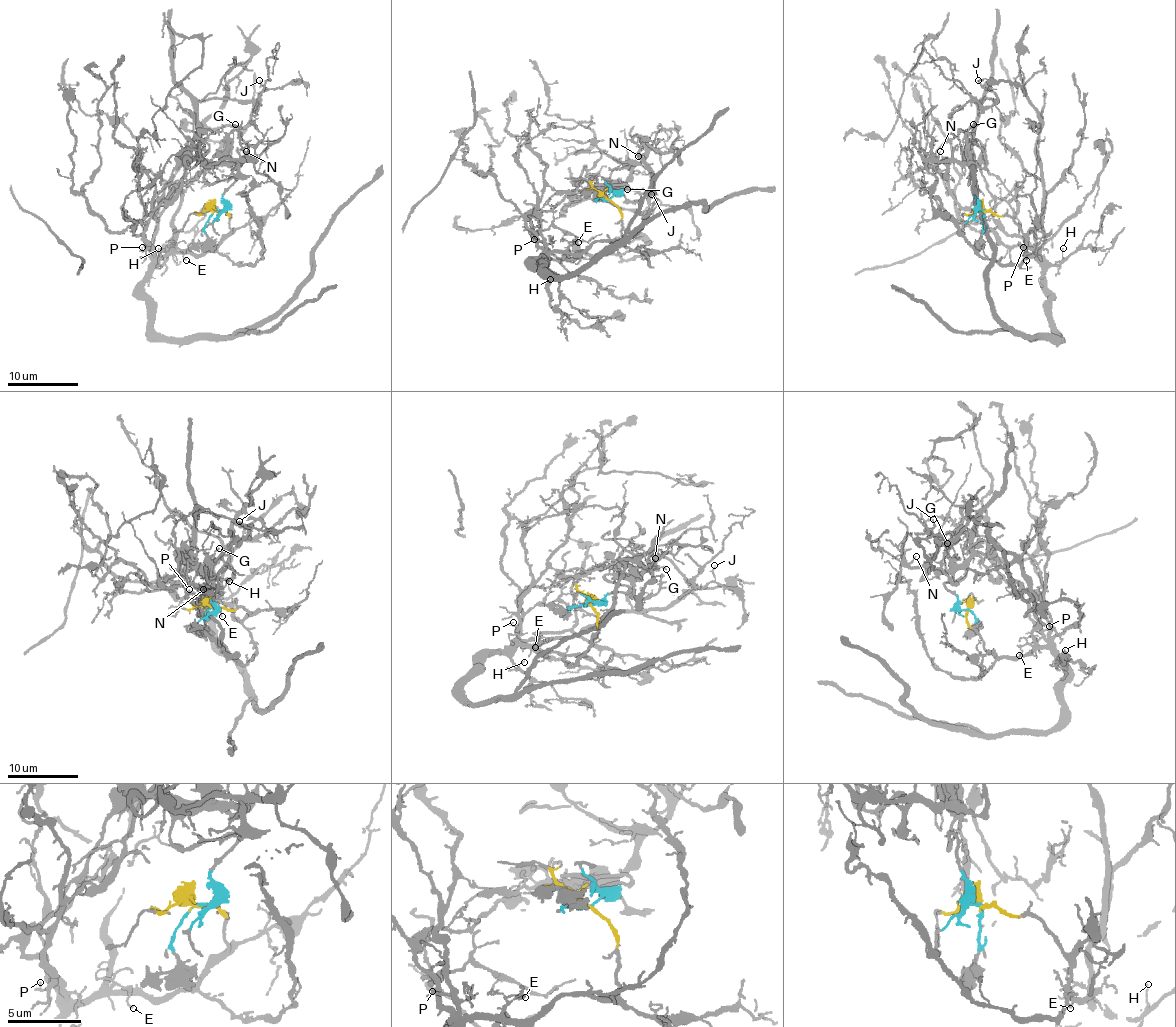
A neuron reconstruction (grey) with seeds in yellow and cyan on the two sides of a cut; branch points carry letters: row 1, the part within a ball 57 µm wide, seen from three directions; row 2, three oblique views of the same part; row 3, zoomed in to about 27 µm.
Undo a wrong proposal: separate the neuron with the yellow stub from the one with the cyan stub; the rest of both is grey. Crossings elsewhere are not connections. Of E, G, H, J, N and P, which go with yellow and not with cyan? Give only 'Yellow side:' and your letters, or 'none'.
Yellow side: E, H, P

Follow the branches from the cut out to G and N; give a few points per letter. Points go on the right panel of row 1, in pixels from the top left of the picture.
G: (982, 211), (968, 179), (974, 170), (967, 135), (974, 125)
N: (982, 211), (968, 179), (974, 170), (970, 165), (940, 161), (940, 151)

